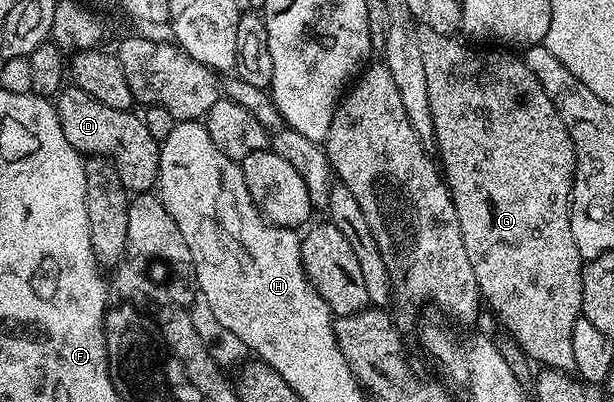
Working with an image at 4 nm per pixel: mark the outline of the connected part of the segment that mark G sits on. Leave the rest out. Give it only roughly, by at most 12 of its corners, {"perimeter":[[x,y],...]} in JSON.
{"perimeter":[[420,30],[484,304],[574,372],[575,146],[518,54]]}

